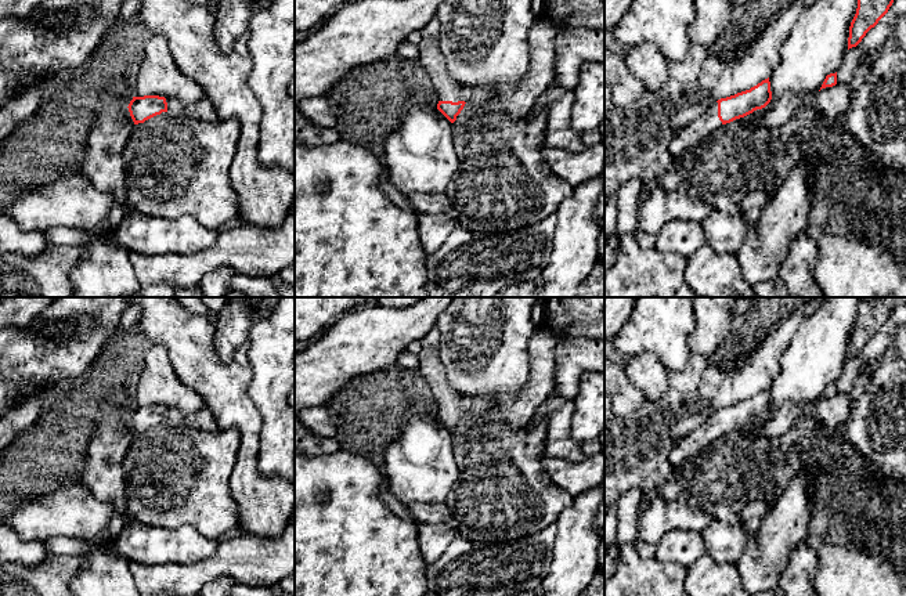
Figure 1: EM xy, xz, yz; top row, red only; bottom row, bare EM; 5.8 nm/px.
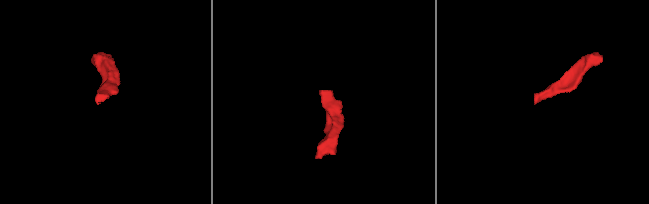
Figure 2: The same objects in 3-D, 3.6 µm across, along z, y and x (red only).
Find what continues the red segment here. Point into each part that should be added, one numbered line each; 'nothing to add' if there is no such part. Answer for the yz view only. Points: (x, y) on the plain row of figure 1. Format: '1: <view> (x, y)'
1: yz (704, 434)

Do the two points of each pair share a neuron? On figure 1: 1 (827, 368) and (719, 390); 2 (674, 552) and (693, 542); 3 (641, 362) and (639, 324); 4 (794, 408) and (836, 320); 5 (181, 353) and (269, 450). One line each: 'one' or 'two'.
1: two
2: one
3: two
4: one
5: two

